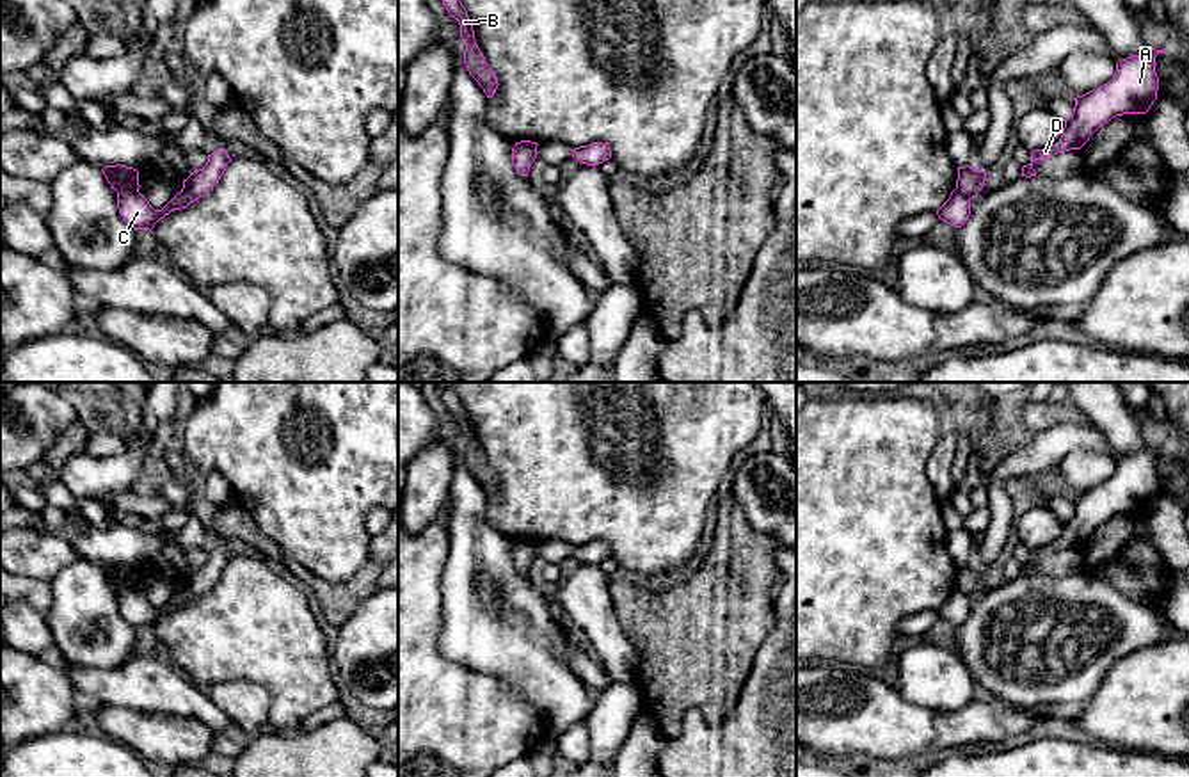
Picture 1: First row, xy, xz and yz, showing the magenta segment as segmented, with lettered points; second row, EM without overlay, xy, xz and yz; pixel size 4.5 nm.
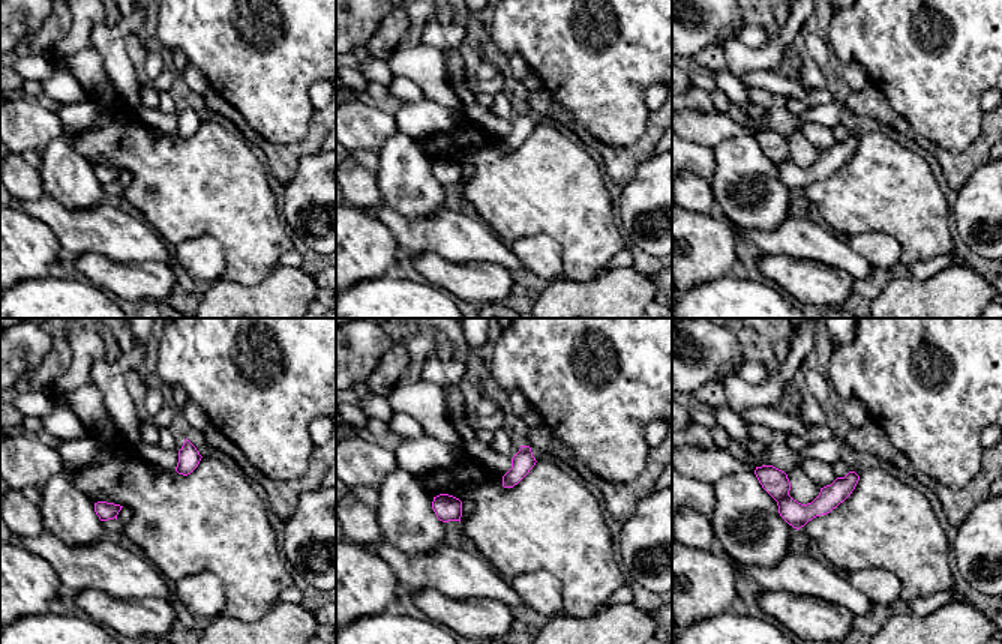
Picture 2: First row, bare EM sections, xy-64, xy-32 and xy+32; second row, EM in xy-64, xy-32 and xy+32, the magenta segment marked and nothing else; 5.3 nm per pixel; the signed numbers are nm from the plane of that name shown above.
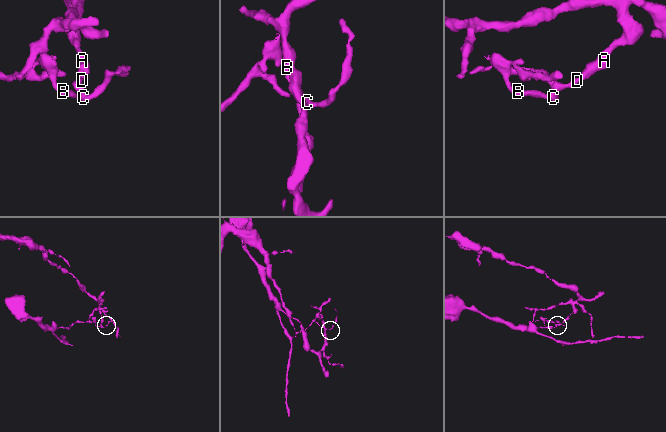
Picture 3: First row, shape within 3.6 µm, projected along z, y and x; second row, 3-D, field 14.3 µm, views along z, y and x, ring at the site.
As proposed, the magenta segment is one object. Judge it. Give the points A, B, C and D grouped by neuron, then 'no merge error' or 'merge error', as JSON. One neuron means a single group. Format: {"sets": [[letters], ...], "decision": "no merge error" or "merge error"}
{"sets": [["A", "D"], ["B", "C"]], "decision": "merge error"}

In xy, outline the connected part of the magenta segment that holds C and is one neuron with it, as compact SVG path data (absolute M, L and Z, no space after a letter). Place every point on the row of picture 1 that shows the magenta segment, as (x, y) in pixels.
M224 148L208 155L203 169L190 172L183 180L183 188L162 208L155 210L149 201L139 192L126 192L117 196L117 208L123 220L133 229L153 229L155 224L174 210L187 208L190 203L210 194L231 162Z

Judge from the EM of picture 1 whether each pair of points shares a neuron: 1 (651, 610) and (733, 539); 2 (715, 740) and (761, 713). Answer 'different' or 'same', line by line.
1: same
2: same

